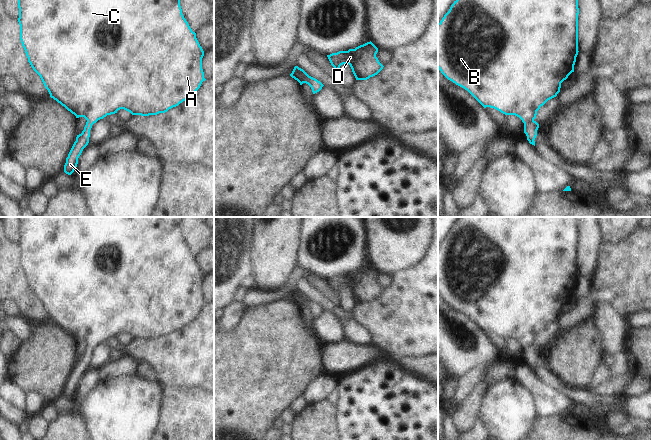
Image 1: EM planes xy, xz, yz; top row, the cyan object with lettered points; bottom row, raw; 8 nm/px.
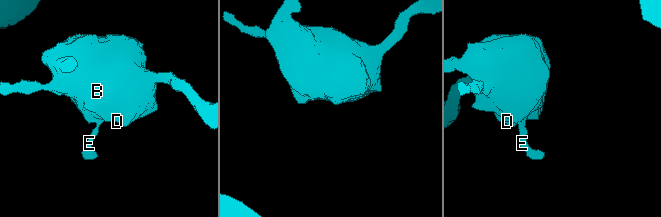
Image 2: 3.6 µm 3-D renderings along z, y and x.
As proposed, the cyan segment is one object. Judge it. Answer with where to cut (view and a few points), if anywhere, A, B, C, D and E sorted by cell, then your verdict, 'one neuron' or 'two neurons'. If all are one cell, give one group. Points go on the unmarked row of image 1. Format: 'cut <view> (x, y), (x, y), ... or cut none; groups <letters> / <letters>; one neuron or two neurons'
cut none; groups A B C D E; one neuron

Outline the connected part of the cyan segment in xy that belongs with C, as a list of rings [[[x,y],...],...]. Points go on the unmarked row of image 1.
[[[18,217],[18,232],[20,249],[20,264],[25,274],[28,286],[33,294],[40,300],[50,321],[64,330],[76,342],[84,341],[87,346],[81,358],[77,359],[66,387],[64,396],[71,399],[77,391],[78,382],[89,367],[92,349],[107,339],[115,338],[124,333],[132,339],[157,339],[192,321],[200,312],[204,302],[202,282],[204,275],[200,270],[196,257],[192,255],[182,238],[180,220],[182,217]]]

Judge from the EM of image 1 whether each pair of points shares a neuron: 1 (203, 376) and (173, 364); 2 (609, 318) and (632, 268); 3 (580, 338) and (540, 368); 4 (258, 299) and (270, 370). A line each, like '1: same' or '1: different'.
1: same
2: different
3: different
4: different

